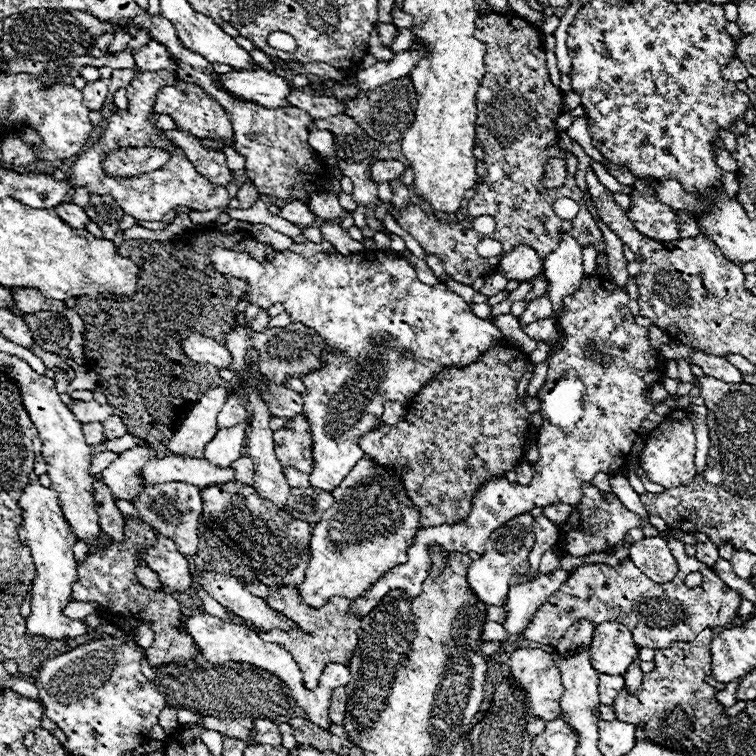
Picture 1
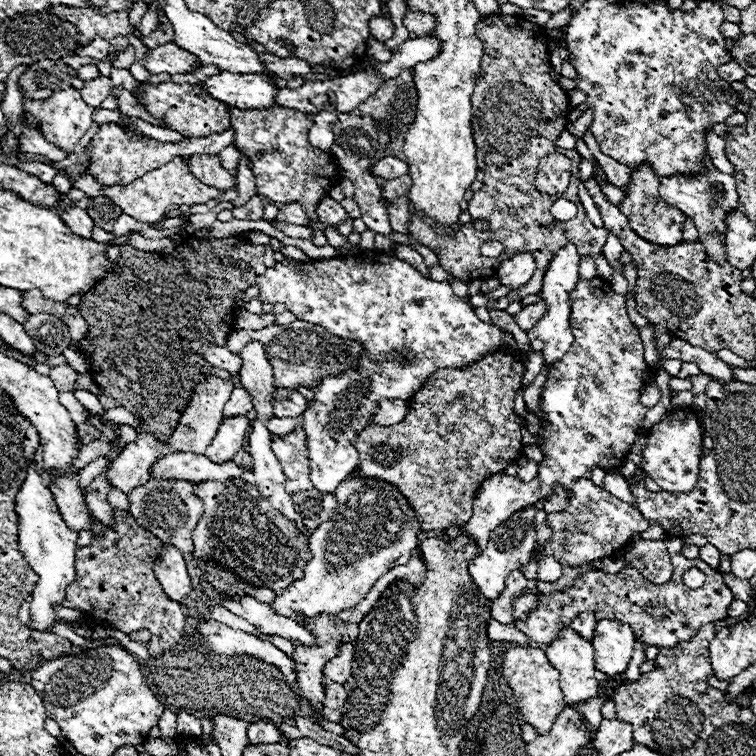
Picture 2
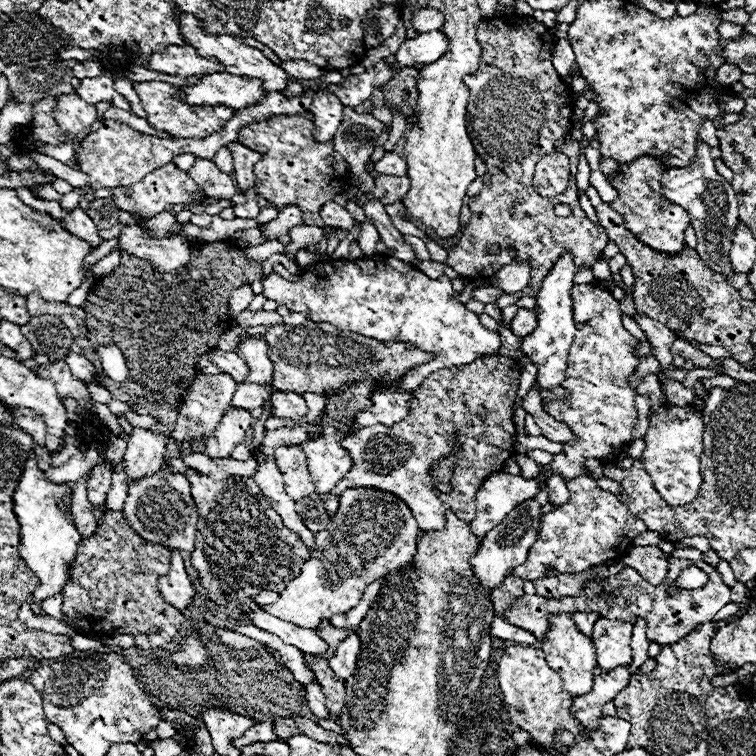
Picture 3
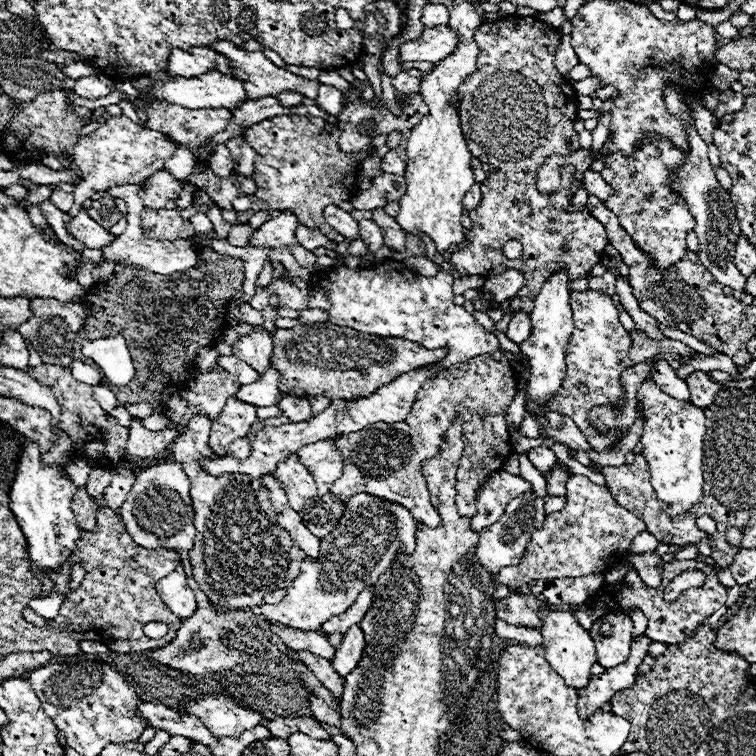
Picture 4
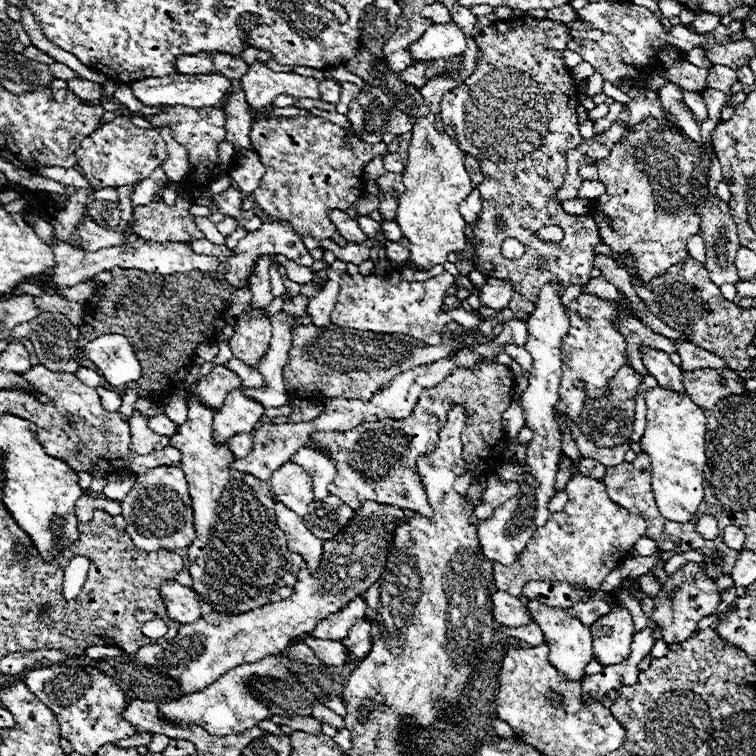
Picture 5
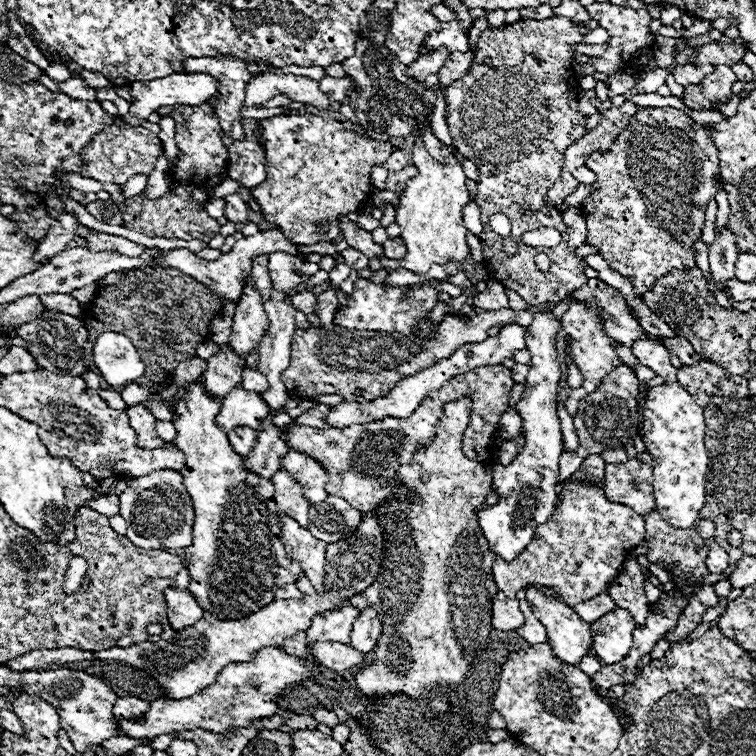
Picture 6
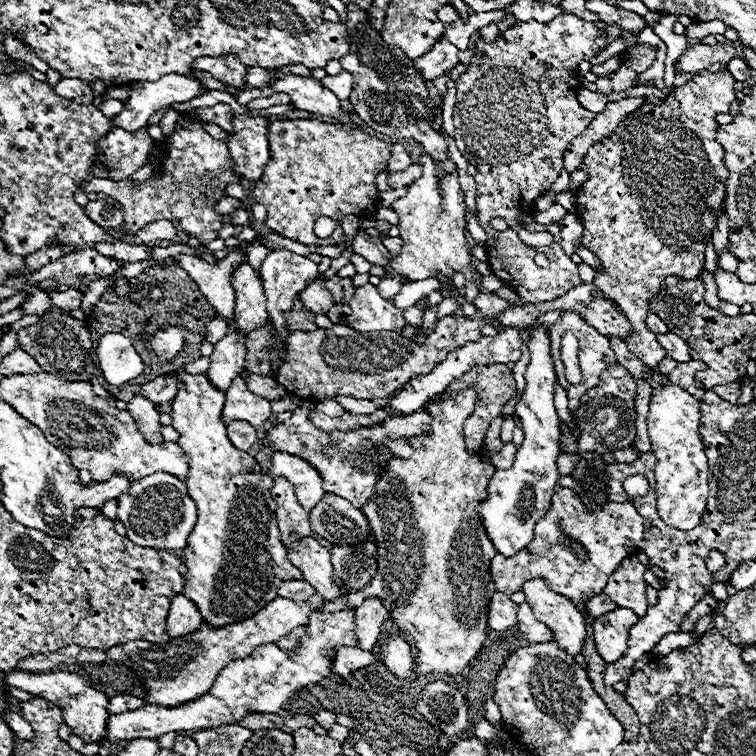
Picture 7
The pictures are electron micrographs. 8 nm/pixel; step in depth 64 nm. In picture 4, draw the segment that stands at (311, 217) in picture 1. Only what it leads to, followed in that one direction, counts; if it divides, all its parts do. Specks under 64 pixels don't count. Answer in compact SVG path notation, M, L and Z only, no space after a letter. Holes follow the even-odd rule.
M286 210L276 214L272 220L264 222L252 236L248 246L272 246L272 248L282 248L282 246L292 246L296 244L294 240L294 230L298 226L296 214Z

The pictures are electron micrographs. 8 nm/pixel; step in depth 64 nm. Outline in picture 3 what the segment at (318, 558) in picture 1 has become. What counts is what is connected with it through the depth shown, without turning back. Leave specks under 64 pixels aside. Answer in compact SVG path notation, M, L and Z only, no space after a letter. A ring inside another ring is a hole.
M348 488L340 494L340 508L332 522L326 530L314 534L316 552L312 554L324 554L324 558L312 556L304 562L302 574L288 582L278 602L268 604L268 612L300 628L314 630L322 618L330 620L332 614L354 608L368 584L394 568L406 566L416 554L416 534L416 518L404 500L376 488Z

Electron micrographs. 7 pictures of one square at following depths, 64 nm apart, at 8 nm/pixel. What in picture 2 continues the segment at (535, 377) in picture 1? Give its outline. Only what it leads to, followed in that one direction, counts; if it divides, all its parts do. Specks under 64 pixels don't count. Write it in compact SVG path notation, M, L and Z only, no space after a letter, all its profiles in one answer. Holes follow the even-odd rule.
M542 366L542 370L540 370L540 374L534 378L534 382L524 390L524 402L526 402L526 406L528 406L528 410L530 412L534 412L540 420L542 420L542 414L540 414L540 388L544 386L544 382L546 382L546 376L548 376L548 368L546 366Z

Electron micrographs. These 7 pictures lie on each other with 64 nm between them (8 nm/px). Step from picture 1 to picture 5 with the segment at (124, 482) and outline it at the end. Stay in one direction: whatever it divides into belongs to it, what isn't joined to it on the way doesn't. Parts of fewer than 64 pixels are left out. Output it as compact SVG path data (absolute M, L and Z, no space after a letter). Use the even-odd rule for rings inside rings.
M134 412L130 416L130 450L136 454L150 454L154 450L162 450L170 446L170 436L160 436L148 428L148 418Z

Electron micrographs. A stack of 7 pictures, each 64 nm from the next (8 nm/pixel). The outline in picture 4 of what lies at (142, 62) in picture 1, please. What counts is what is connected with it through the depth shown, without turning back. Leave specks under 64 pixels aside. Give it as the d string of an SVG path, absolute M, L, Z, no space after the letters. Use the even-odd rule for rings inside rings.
M172 48L166 70L172 76L186 78L195 77L210 72L210 70L230 74L228 60L224 60L224 56L220 56L218 52L212 52L208 48L190 48L190 50Z

